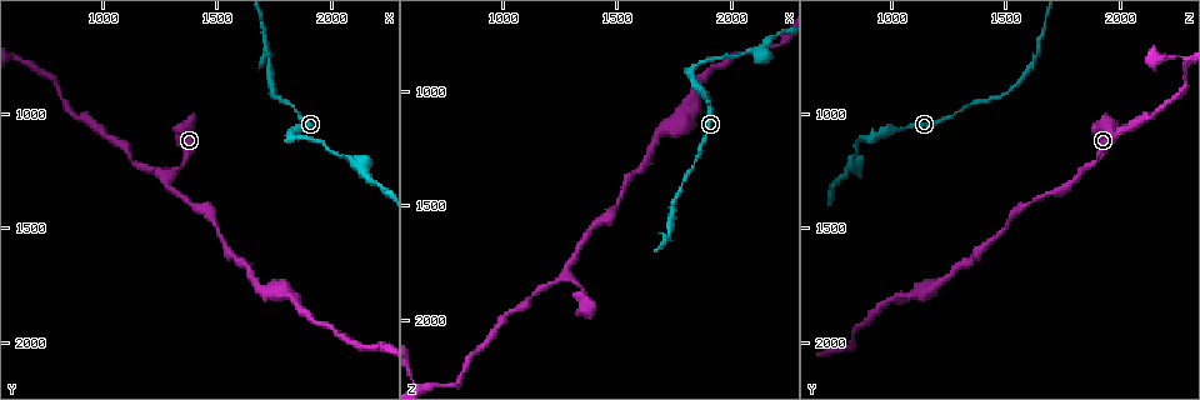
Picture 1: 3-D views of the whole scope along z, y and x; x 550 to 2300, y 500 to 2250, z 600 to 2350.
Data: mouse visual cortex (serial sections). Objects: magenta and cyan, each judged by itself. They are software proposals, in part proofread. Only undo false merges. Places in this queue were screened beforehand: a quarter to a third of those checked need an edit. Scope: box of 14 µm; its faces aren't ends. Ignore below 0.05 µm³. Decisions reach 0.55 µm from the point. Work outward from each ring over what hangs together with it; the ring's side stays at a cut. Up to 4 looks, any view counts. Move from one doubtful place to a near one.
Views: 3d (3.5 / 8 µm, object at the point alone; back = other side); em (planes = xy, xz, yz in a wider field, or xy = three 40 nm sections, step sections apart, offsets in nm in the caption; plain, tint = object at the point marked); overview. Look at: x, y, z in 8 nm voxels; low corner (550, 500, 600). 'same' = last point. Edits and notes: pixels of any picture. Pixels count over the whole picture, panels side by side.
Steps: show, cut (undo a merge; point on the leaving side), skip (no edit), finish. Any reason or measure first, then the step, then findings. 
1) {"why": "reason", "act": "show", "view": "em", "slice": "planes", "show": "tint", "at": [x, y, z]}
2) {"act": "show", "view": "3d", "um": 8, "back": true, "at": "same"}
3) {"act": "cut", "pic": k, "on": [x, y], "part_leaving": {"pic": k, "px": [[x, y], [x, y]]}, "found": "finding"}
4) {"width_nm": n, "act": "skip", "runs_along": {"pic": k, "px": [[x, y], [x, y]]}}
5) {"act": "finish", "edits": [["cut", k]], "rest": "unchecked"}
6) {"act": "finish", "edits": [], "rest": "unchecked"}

{"act": "show", "view": "3d", "um": 3.5, "at": [1830, 1100, 920]}

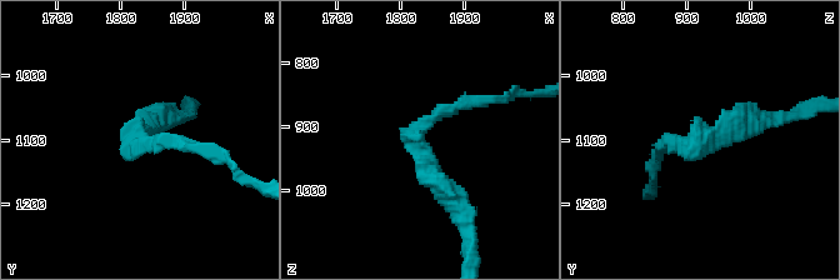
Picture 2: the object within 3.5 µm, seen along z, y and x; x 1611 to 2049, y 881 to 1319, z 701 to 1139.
{"arm_widths_nm": [150, 200], "act": "show", "view": "em", "slice": "xy", "step": 5, "show": "tint", "at": [1820, 1090, 930]}

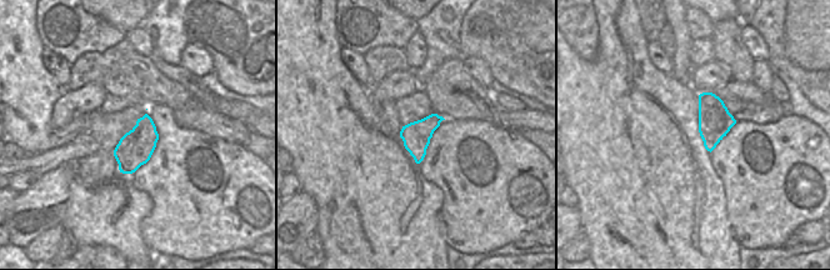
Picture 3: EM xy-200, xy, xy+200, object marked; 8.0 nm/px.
{"act": "skip", "runs_along": {"pic": 2, "px": [[771, 119], [663, 145]]}, "found": "continuous, no second cell"}

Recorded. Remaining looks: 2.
{"why": "three arms meet", "act": "show", "view": "3d", "um": 3.5, "at": [1270, 1290, 1810]}

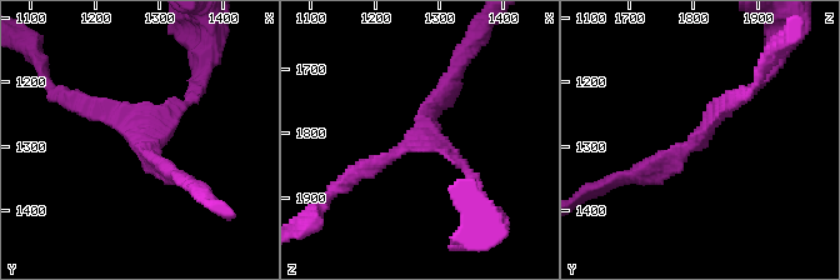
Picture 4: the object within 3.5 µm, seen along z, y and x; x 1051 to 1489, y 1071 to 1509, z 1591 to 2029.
{"arms": 3, "arm_widths_nm": [150, 200, 200], "why": "now the EM", "act": "show", "view": "em", "slice": "xy", "step": 2, "show": "tint", "at": [1280, 1295, 1805]}

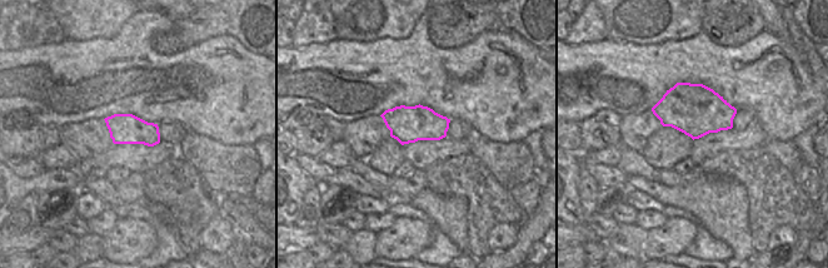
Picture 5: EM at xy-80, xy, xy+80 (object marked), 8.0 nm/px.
{"act": "skip", "runs_along": {"pic": 4, "px": [[743, 93], [675, 158], [634, 174]]}, "found": "continuous, no second cell"}

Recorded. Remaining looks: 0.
{"act": "finish", "edits": [], "rest": "unchecked"}

